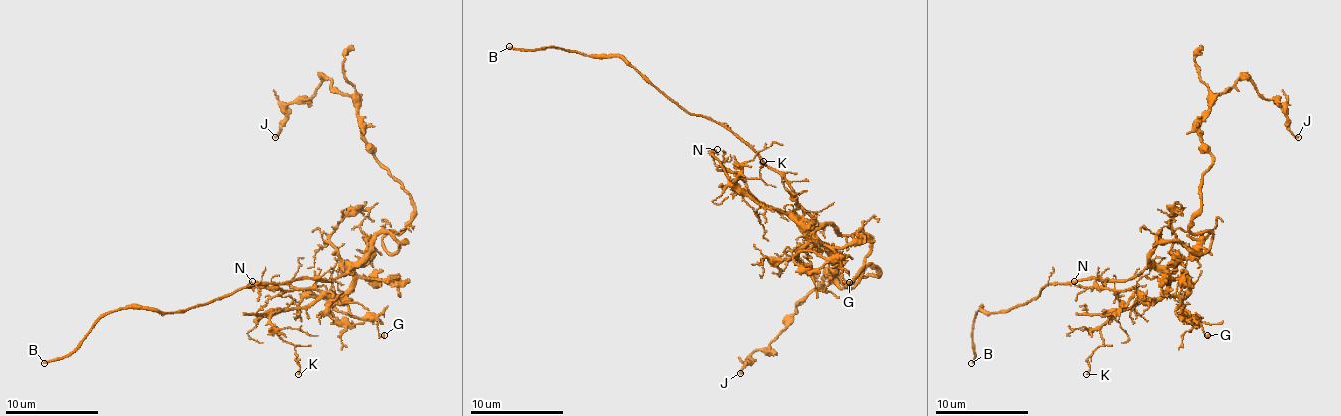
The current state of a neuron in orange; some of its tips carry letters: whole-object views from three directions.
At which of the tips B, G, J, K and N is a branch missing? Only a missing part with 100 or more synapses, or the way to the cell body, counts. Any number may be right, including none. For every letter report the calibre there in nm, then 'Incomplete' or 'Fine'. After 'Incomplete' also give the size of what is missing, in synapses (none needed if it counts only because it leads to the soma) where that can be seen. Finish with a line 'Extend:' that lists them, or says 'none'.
B: Thickness 170 nm. Incomplete
G: Thickness 170 nm. Fine
J: Thickness 170 nm. Fine
K: Thickness 110 nm. Fine
N: Thickness 130 nm. Fine
Extend: B

